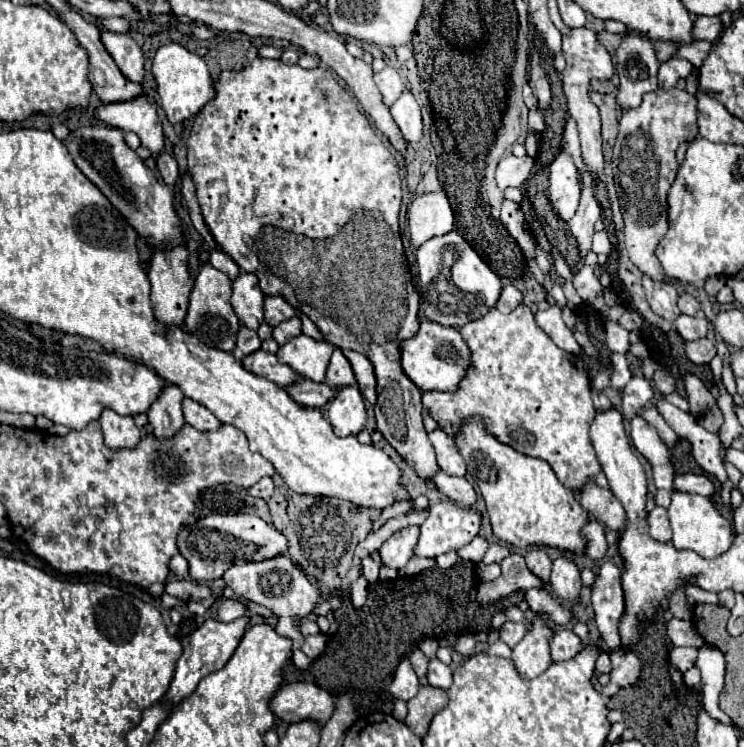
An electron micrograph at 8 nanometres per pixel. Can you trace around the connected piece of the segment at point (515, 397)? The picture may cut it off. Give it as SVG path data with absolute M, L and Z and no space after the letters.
M520 303L512 313L506 313L506 315L500 313L498 309L490 309L484 317L480 317L480 319L476 319L476 321L470 321L468 325L462 325L462 327L458 329L458 333L464 337L464 341L466 341L466 345L468 345L468 349L470 349L470 353L472 353L472 355L470 355L470 367L468 367L468 373L464 375L464 381L460 381L458 389L452 391L452 393L448 393L448 391L422 393L422 405L424 405L426 413L428 413L432 419L436 419L438 429L444 429L444 433L448 433L448 437L454 439L456 433L460 431L460 425L464 425L464 421L468 421L468 417L480 417L480 419L484 421L486 429L488 429L488 433L492 433L500 443L510 445L512 449L516 449L516 451L520 451L520 453L524 453L524 455L544 459L544 461L552 467L552 471L556 473L556 477L560 479L560 483L566 485L568 489L580 489L586 481L594 481L596 473L600 471L600 463L598 463L596 451L592 449L592 441L590 441L590 433L588 433L588 431L590 431L590 423L592 423L594 417L596 417L596 411L594 411L594 405L592 405L590 377L588 377L588 373L586 373L586 369L584 369L584 361L582 361L578 355L566 353L564 349L556 347L556 345L552 343L552 339L536 325L530 307L524 305L524 303Z

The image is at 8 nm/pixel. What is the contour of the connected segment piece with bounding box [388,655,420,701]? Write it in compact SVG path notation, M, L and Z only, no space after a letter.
M406 655L406 657L400 661L398 669L396 669L394 681L392 681L392 685L390 685L388 691L390 691L396 699L408 701L408 699L412 699L412 697L418 693L418 689L420 689L418 677L416 677L416 673L414 673L414 669L412 669L412 665L410 665L410 659L408 659L408 655Z

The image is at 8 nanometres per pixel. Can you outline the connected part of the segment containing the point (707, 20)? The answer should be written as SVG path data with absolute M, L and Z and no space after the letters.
M696 17L692 35L694 39L704 39L704 41L716 41L722 33L722 21L720 17Z

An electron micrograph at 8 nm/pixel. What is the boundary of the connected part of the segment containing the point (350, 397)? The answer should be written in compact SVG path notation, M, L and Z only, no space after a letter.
M344 387L334 397L328 419L334 427L334 433L340 437L358 435L364 429L366 423L366 409L364 409L364 397L358 387Z

